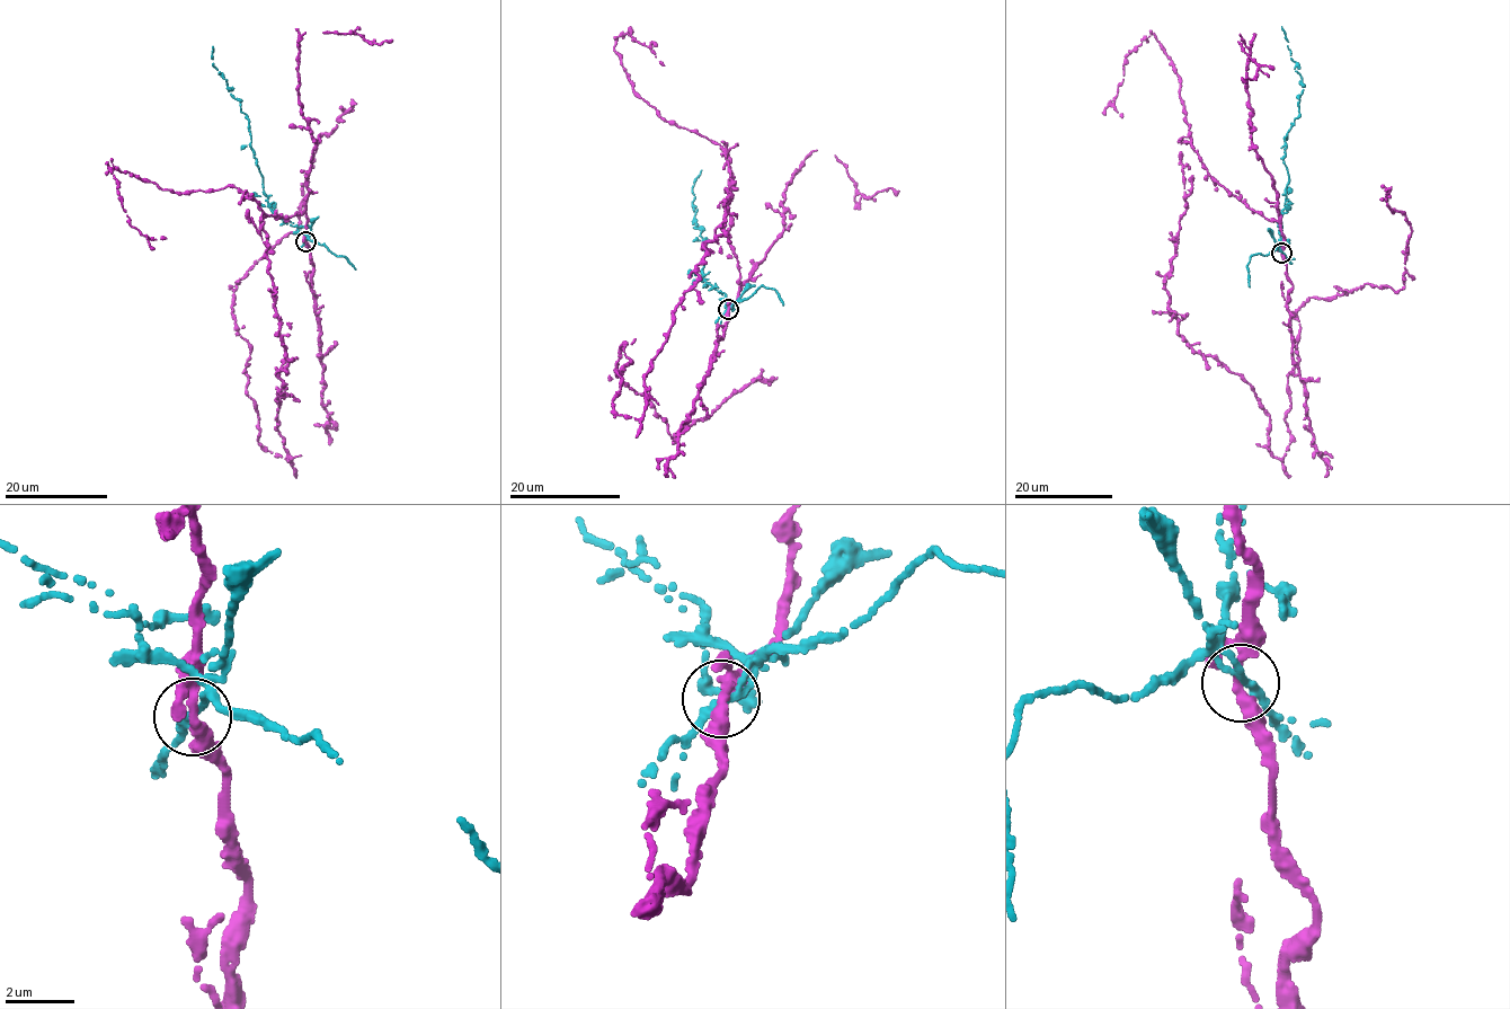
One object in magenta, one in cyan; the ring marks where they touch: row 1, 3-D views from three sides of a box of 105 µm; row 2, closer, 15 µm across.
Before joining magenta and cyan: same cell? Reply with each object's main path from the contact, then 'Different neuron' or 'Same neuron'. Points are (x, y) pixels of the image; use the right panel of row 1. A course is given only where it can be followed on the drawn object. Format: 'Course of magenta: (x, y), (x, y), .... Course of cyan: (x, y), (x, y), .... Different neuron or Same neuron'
Course of magenta: (1282, 254), (1277, 221), (1187, 143), (1167, 307), (1251, 386), (1282, 458), (1297, 310), (1404, 286), (1392, 186). Course of cyan: (1282, 254), (1279, 231), (1289, 182), (1282, 159), (1285, 136), (1298, 114), (1303, 89), (1281, 26). Different neuron

